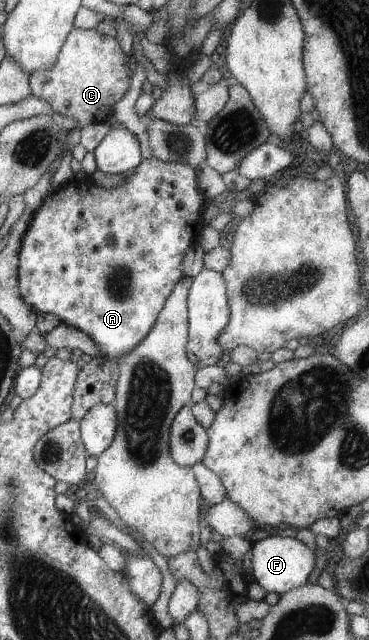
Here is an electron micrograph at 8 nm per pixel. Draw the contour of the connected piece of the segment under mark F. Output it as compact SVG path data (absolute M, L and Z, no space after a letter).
M267 536L255 541L250 547L252 577L266 593L282 595L288 590L304 585L315 564L313 551L295 537Z

